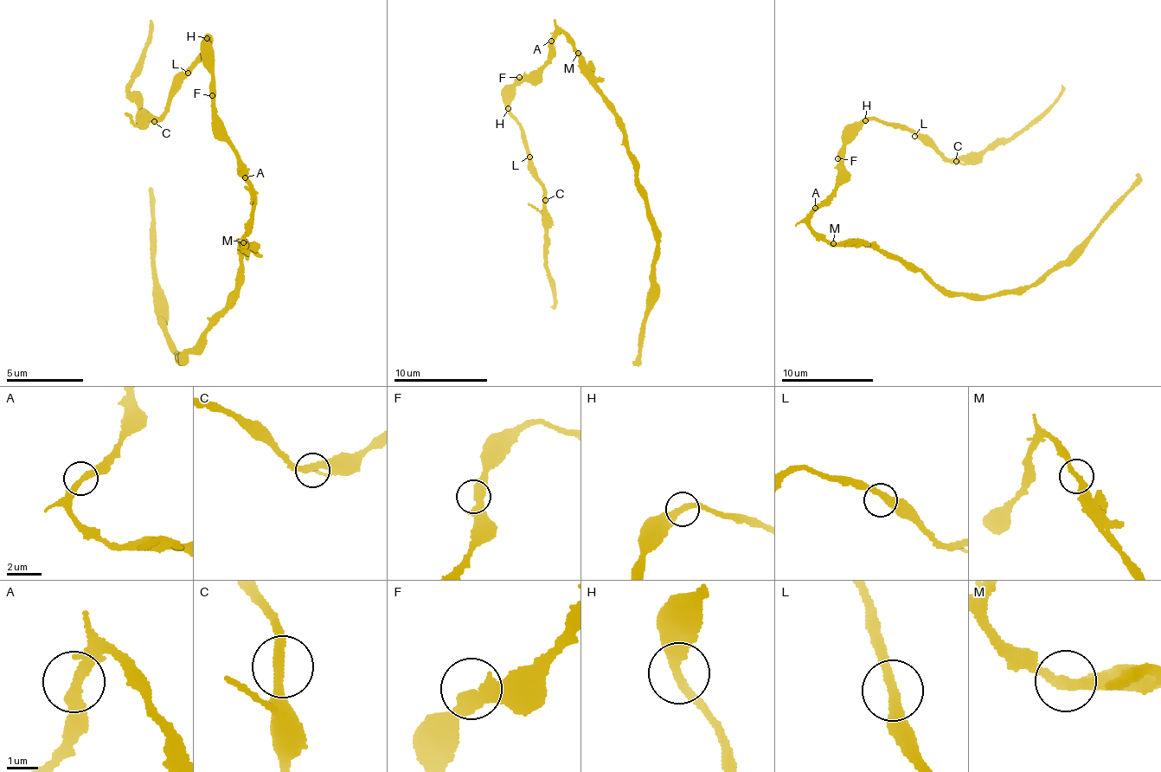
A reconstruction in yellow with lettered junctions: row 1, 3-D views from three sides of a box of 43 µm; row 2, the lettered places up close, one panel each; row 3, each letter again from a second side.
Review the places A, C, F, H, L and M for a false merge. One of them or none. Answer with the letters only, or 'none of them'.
none of them

